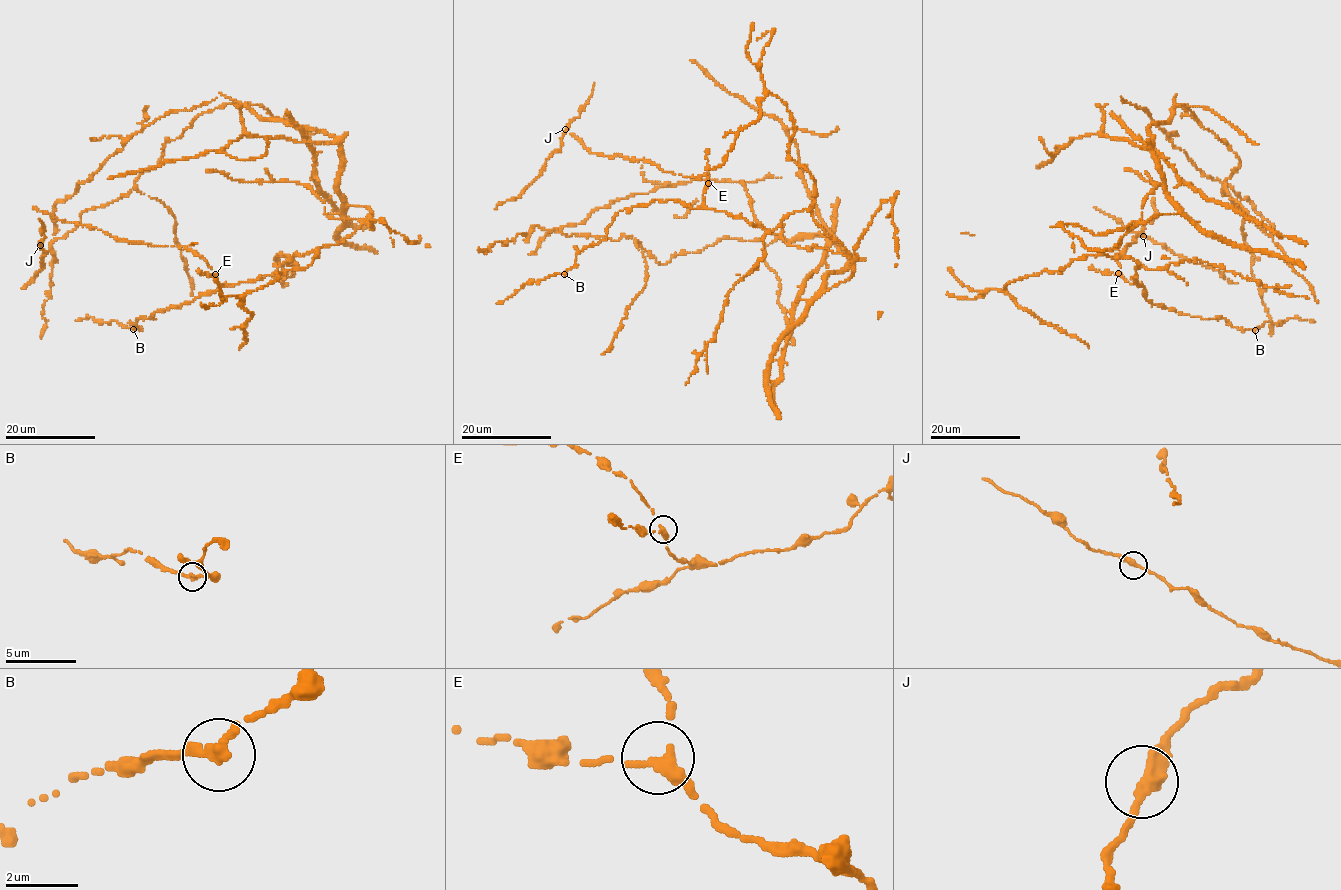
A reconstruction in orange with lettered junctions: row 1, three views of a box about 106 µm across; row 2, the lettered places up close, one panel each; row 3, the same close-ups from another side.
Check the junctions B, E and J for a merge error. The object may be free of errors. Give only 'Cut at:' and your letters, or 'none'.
Cut at: B

